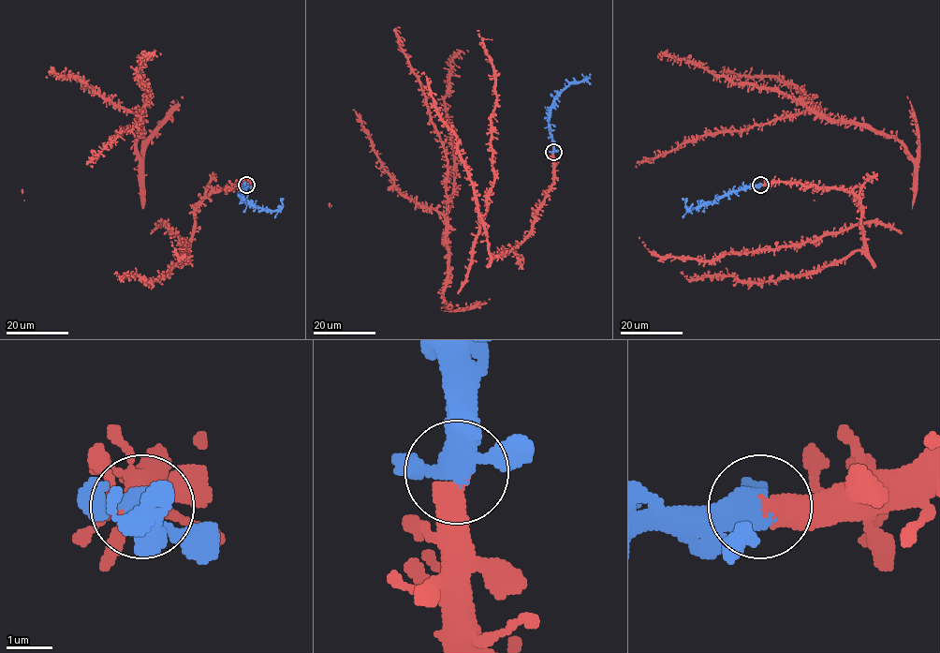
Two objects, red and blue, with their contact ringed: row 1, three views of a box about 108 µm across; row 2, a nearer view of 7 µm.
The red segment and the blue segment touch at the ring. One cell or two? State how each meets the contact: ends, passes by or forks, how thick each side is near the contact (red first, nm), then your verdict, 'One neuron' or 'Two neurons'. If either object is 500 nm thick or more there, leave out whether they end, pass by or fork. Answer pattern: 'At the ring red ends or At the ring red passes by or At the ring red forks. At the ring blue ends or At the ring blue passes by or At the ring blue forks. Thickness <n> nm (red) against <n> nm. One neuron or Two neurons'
Thickness 550 nm (red) against 420 nm. One neuron

